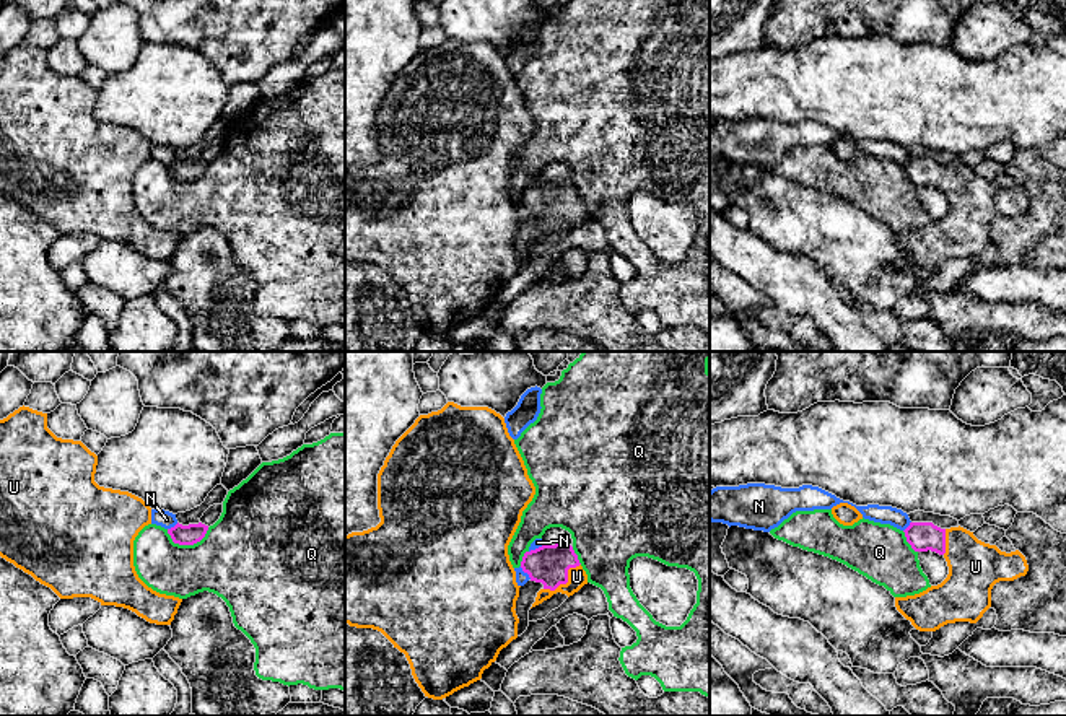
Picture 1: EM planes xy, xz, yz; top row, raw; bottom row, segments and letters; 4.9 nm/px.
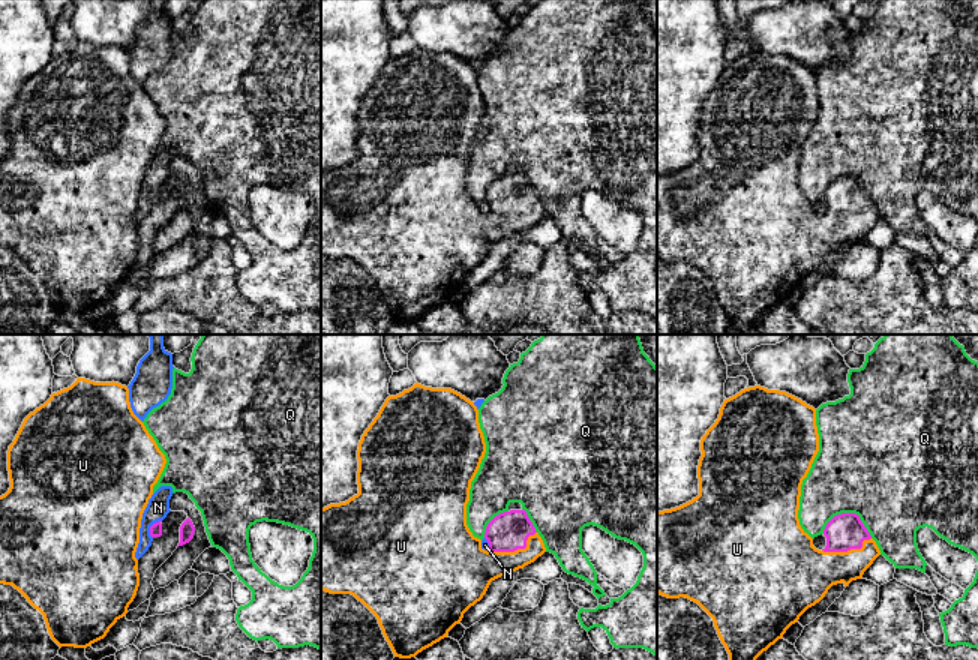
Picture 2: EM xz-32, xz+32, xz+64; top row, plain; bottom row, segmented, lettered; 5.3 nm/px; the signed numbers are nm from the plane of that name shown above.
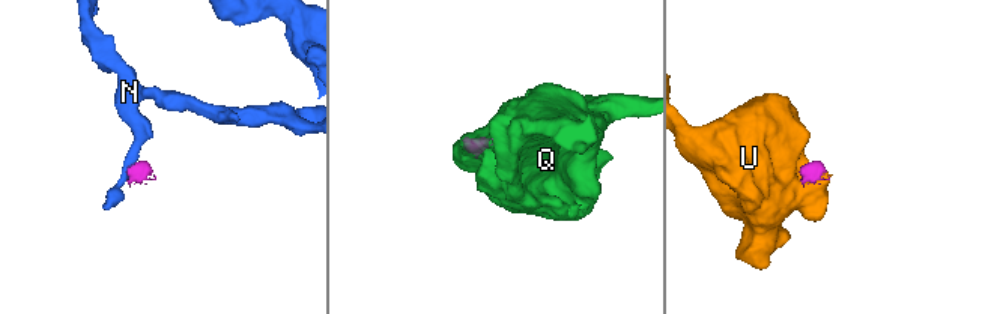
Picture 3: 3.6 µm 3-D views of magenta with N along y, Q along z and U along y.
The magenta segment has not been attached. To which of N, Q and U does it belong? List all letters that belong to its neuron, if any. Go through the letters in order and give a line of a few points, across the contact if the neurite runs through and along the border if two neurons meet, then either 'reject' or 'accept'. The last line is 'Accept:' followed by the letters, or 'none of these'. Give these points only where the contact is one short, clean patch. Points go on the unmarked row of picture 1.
N: line xz (519, 202), (531, 213); reject
Q: line xy (209, 163), (192, 179), (176, 179), (166, 168); reject
U: line xz (549, 200), (567, 217), (576, 212); accept
Accept: U

